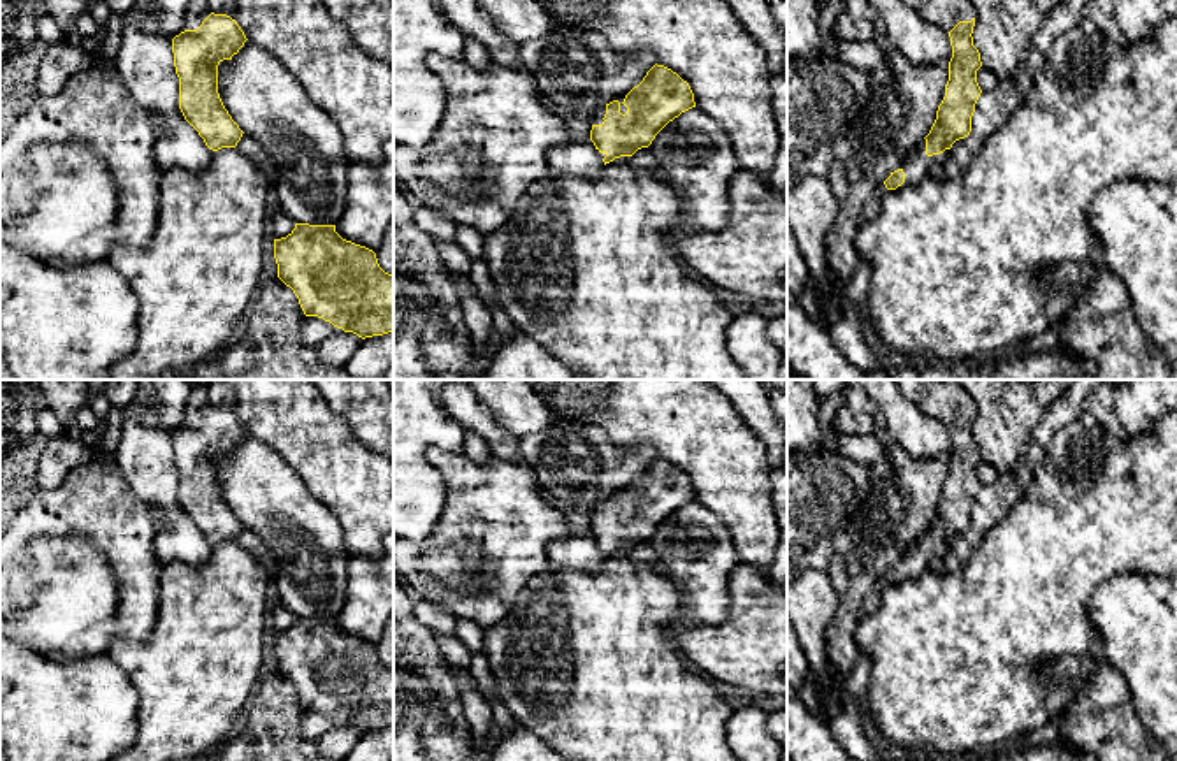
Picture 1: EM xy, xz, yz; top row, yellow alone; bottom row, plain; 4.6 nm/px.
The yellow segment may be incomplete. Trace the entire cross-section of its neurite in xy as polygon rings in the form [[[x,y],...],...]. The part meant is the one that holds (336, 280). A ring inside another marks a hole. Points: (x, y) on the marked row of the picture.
[[[295,223],[286,237],[274,239],[274,258],[278,278],[293,290],[306,316],[323,318],[362,339],[394,332],[394,274],[379,267],[372,250],[343,239],[336,225]]]

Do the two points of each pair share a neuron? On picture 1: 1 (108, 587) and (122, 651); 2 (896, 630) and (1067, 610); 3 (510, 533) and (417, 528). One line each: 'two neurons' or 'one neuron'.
1: two neurons
2: one neuron
3: two neurons

